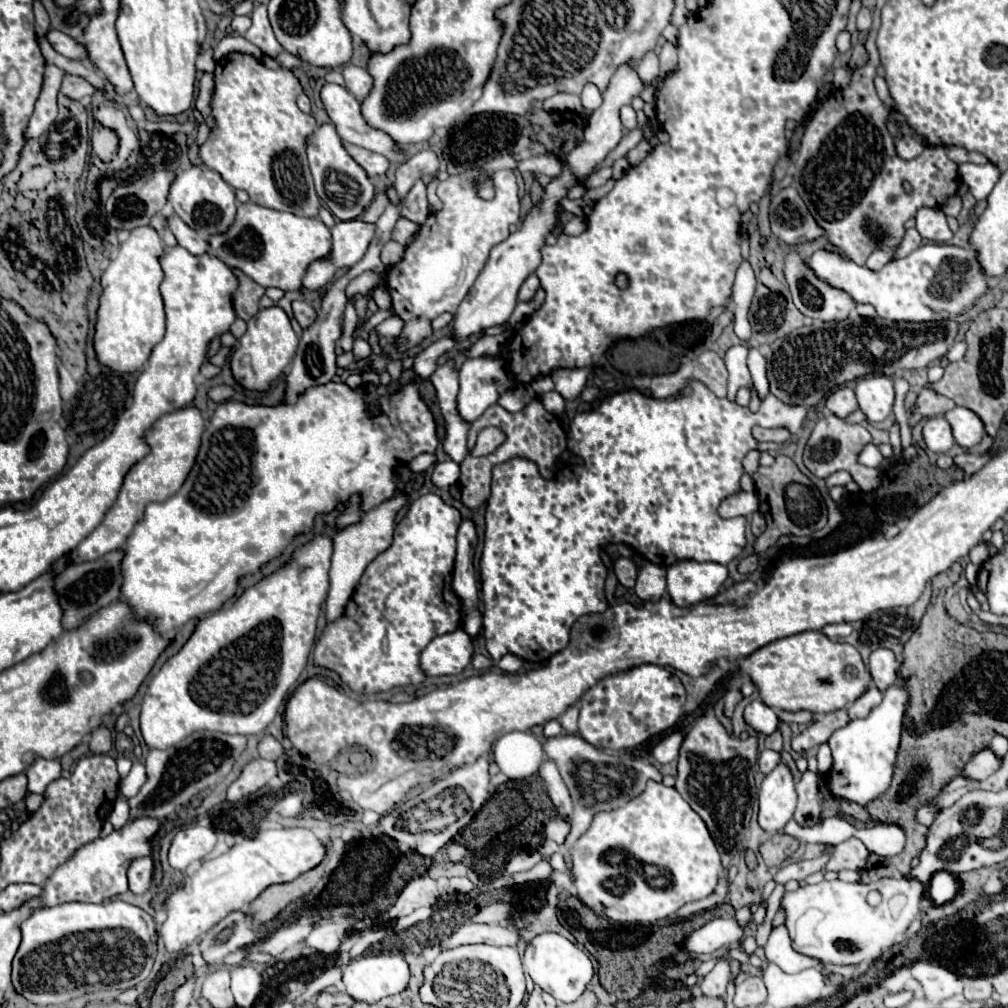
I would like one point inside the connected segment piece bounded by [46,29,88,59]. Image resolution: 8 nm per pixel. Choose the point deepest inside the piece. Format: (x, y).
(64, 44)

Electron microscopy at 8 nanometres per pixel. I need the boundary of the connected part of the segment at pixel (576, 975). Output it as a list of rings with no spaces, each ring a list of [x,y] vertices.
[[[542,933],[542,935],[534,937],[528,943],[522,961],[524,961],[526,973],[534,979],[534,983],[564,1003],[576,1001],[592,979],[590,957],[580,947],[576,947],[572,941],[568,941],[566,937],[562,937],[558,933]]]

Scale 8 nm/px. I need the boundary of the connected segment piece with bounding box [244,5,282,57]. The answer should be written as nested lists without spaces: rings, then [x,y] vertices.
[[[258,5],[252,13],[252,27],[244,33],[244,39],[254,43],[258,49],[262,49],[264,55],[278,55],[282,51],[282,45],[276,41],[270,21],[268,21],[268,11],[266,5]]]

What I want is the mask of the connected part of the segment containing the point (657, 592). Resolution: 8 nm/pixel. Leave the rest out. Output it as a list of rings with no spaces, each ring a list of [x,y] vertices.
[[[652,563],[640,567],[634,591],[642,601],[660,601],[666,593],[666,569]]]

